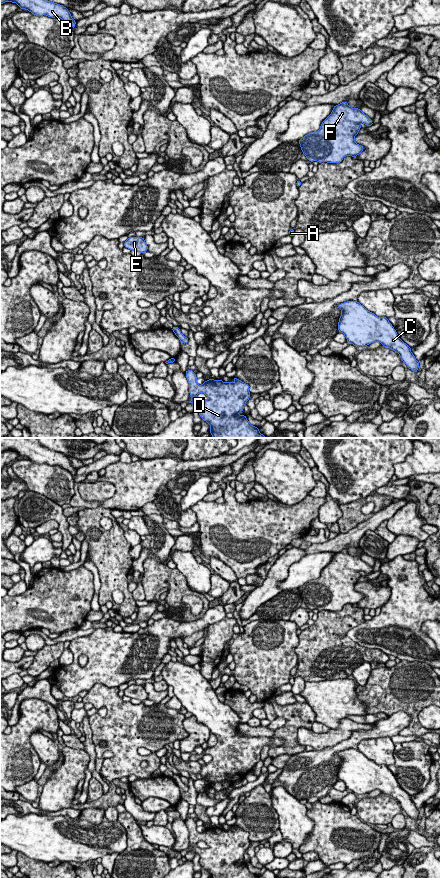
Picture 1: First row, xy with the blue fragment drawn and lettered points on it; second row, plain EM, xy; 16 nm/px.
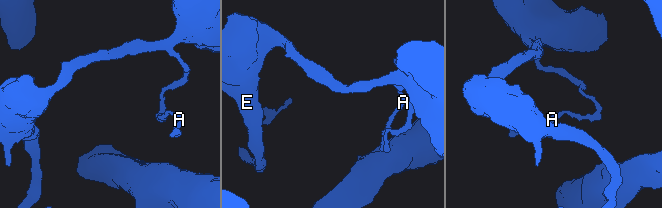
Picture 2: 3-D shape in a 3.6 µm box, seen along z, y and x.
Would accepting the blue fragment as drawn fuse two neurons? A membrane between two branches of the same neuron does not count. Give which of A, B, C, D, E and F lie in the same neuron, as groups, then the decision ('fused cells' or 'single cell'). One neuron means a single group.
A E F / B C D | fused cells

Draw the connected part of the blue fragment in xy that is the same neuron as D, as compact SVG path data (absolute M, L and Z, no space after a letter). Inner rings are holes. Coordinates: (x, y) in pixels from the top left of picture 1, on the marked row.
M187 370L185 374L189 383L190 398L192 399L188 401L188 404L194 403L195 406L200 408L199 416L210 425L212 438L266 438L260 433L259 428L249 423L245 415L238 414L244 410L244 406L250 398L251 393L248 384L233 377L234 383L210 378L199 385L194 371ZM199 393L204 393L208 399L205 401L199 400L197 398Z

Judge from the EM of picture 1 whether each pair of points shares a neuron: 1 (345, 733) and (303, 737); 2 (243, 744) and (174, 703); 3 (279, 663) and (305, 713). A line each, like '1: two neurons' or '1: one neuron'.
1: one neuron
2: two neurons
3: two neurons

